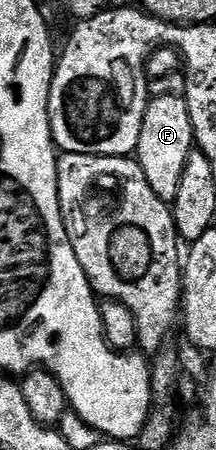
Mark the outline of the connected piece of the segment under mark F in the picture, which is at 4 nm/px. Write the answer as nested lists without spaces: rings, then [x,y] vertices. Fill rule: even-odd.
[[[186,96],[156,97],[147,103],[144,110],[144,122],[140,126],[140,138],[136,149],[138,165],[144,170],[144,178],[152,190],[161,200],[172,202],[176,198],[176,190],[180,190],[180,174],[184,174],[184,162],[188,162],[188,154],[195,151],[196,141],[194,138],[194,120],[186,105]]]

